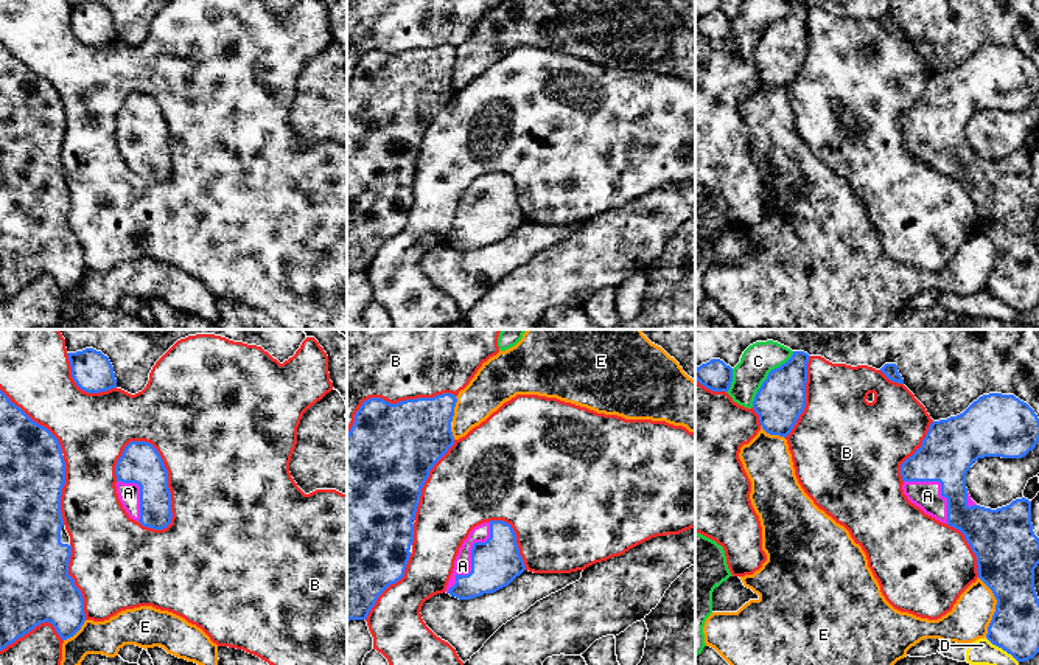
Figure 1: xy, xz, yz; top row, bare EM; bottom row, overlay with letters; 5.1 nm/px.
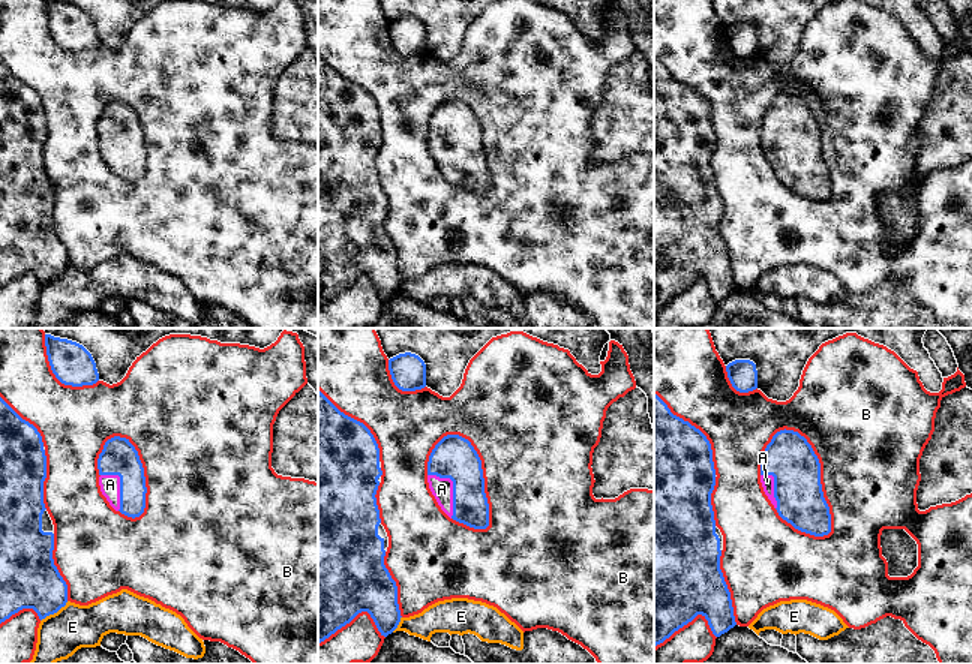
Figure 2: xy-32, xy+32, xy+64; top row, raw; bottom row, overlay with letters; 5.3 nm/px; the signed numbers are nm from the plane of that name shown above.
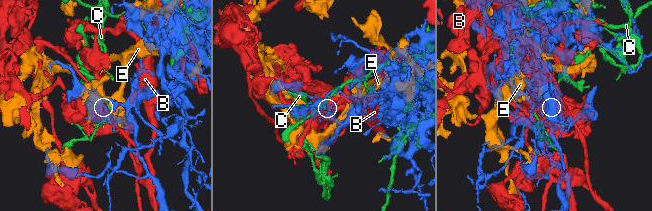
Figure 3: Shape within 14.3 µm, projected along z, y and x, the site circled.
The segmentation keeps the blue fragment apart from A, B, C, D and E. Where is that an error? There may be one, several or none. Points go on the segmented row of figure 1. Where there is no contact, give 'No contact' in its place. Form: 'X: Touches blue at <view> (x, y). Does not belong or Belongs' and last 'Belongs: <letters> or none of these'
A: Touches blue at xz (472, 558). Belongs
B: Touches blue at xy (167, 477). Does not belong
C: Touches blue at yz (767, 376). Does not belong
D: Touches blue at yz (1002, 648). Does not belong
E: Touches blue at yz (996, 606). Does not belong
Belongs: A

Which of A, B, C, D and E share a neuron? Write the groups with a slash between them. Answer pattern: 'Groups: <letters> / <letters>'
Groups: A / B / C / D / E

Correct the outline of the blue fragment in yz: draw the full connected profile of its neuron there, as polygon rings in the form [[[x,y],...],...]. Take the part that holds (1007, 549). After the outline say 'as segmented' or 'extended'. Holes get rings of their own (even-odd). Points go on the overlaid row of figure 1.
[[[989,393],[960,415],[933,421],[921,447],[901,465],[907,499],[964,534],[977,556],[978,578],[997,600],[986,639],[1017,662],[1030,660],[1039,653],[1039,598],[1034,589],[1039,538],[1033,531],[1031,502],[1022,497],[997,510],[980,507],[967,493],[966,474],[978,458],[1022,458],[1037,441],[1039,418],[1034,410],[1014,395]]] | extended

